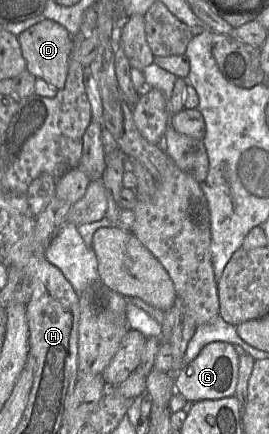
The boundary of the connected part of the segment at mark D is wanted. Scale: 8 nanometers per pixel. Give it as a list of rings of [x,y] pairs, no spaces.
[[[45,19],[28,28],[18,36],[27,70],[37,79],[43,79],[58,90],[65,87],[73,37],[68,30],[56,21]]]

